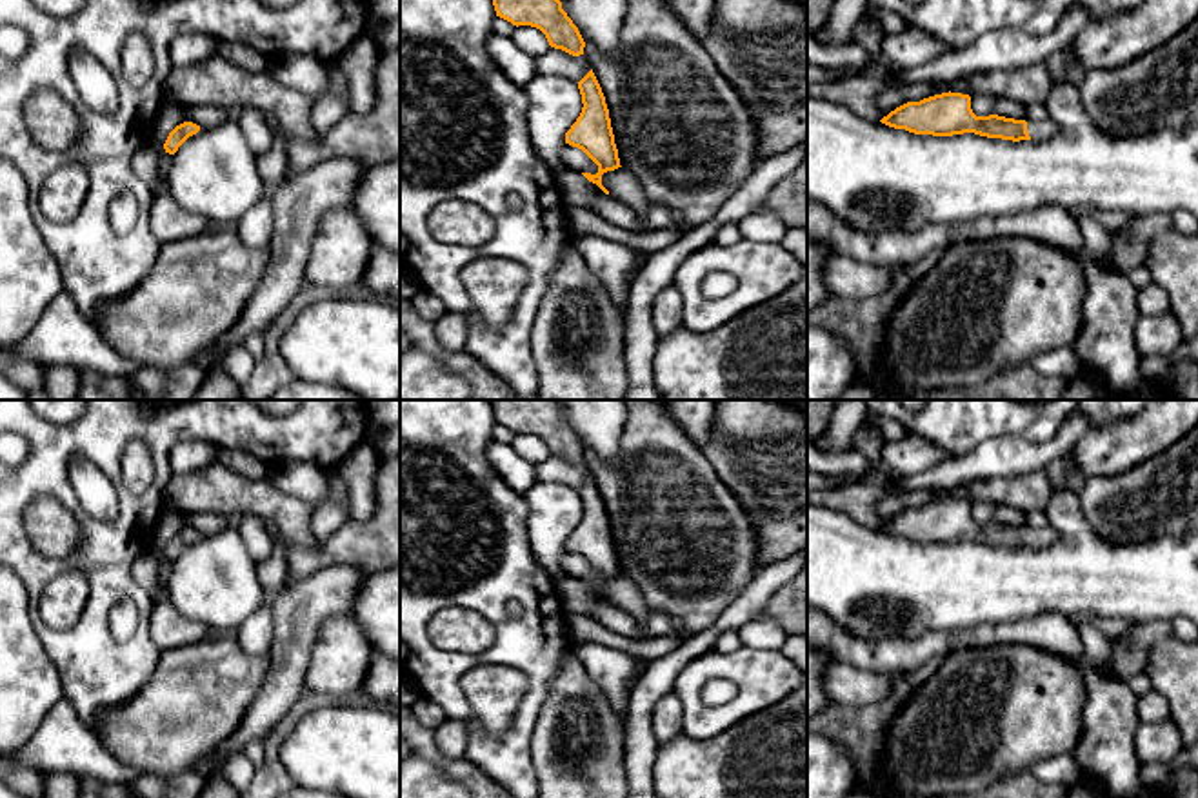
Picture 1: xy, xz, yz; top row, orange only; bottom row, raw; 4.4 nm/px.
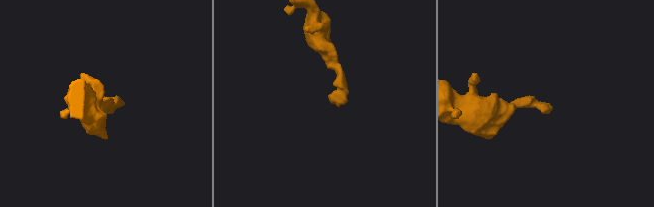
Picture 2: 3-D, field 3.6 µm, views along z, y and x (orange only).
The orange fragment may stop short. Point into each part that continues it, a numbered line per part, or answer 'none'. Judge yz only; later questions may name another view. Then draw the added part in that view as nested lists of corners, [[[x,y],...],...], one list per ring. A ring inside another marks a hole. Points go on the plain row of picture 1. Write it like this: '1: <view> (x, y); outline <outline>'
1: yz (1044, 537); outline [[[1047,524],[1043,527],[1029,529],[1027,540],[1033,547],[1045,549],[1054,545],[1060,540],[1060,534],[1053,525]]]

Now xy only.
none

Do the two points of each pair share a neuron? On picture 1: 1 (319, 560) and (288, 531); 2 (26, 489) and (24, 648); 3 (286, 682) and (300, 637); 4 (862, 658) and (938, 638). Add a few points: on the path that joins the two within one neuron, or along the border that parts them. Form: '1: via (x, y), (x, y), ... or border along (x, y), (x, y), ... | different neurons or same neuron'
1: border along (324, 542), (315, 548), (293, 546), (288, 551) | different neurons
2: border along (19, 575), (35, 629) | different neurons
3: via (286, 671), (291, 648) | same neuron
4: via (880, 657), (920, 649) | same neuron

